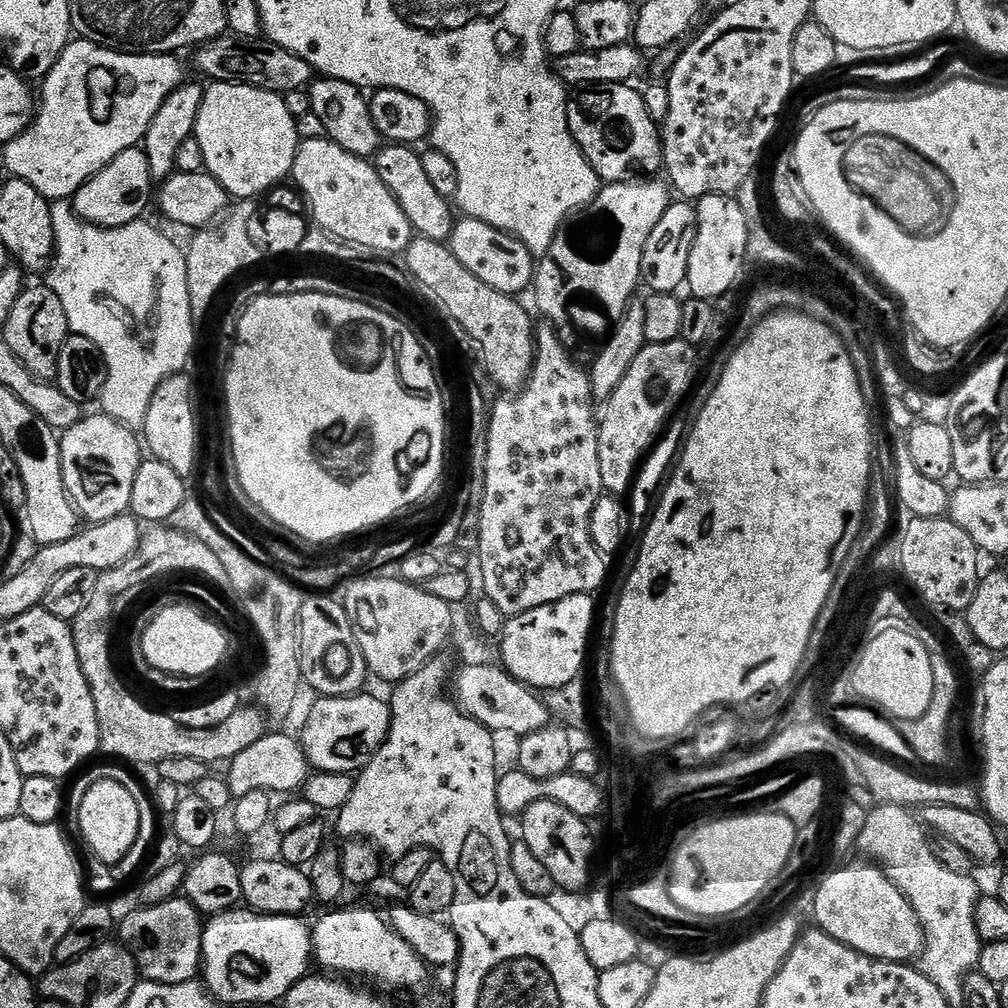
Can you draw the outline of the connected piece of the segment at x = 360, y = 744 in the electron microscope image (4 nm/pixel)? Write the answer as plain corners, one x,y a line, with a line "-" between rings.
368,695
320,696
310,716
302,722
304,729
298,732
298,739
309,765
316,772
359,773
382,742
386,742
392,721
389,701

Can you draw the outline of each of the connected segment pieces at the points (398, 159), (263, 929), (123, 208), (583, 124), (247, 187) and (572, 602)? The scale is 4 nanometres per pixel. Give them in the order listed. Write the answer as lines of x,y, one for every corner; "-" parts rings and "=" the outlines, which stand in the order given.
388,144
381,147
374,157
376,173
378,178
382,178
382,182
386,182
386,190
394,194
398,206
402,206
402,214
410,218
410,226
417,237
434,242
451,241
452,228
457,222
457,217
452,216
453,205
449,197
438,194
438,190
434,190
432,183
426,179
422,155
416,151
415,147
407,144
=
251,910
219,912
204,925
202,938
202,983
213,1000
224,1004
272,1004
284,996
305,976
313,963
312,928
300,916
263,916
=
143,147
122,150
118,158
114,158
94,178
90,178
70,201
72,209
86,222
96,224
100,228
127,228
135,225
136,220
154,200
154,181
152,167
146,158
=
631,83
593,84
579,89
568,101
570,134
578,142
592,169
600,175
601,181
609,184
623,184
626,180
651,177
656,171
661,171
664,163
661,129
654,118
650,118
643,95
632,87
=
249,84
207,85
202,98
202,110
198,110
198,122
194,139
202,146
202,158
209,176
213,176
228,192
229,197
237,201
260,198
279,180
288,180
296,161
296,151
301,146
300,135
296,129
296,119
286,110
286,102
279,92
262,90
=
589,594
567,596
550,606
538,606
538,610
526,610
526,614
511,617
498,640
504,671
533,690
561,688
577,679
584,668
588,635
596,616
596,604
592,600
595,599

